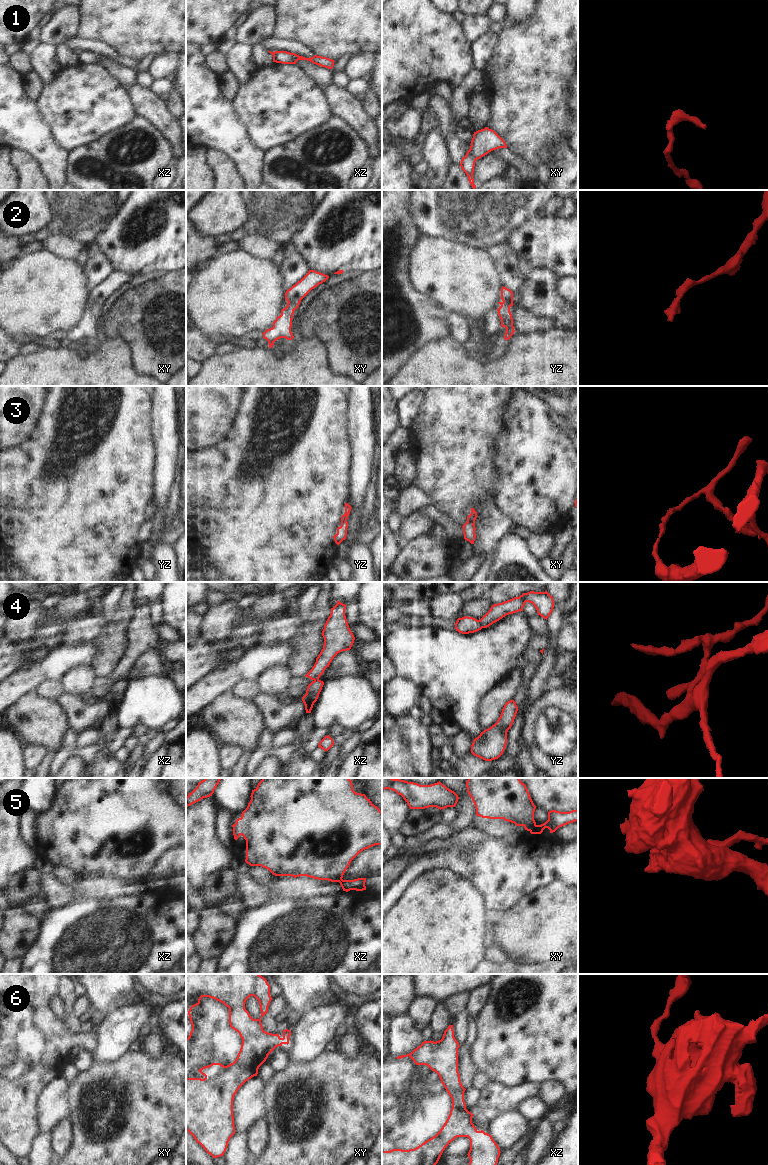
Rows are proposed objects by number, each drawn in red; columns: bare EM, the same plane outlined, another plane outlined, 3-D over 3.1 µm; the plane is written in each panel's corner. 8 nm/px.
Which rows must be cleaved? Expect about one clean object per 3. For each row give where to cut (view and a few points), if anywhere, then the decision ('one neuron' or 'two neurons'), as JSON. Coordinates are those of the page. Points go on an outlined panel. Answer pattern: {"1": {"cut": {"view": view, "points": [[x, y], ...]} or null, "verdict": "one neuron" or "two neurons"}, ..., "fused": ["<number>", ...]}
{"1": {"cut": {"view": "xy", "points": [[469, 149], [476, 159]]}, "verdict": "two neurons"}, "2": {"cut": null, "verdict": "one neuron"}, "3": {"cut": {"view": "xy", "points": [[467, 520], [473, 524]]}, "verdict": "two neurons"}, "4": {"cut": {"view": "yz", "points": [[478, 620], [482, 627]]}, "verdict": "two neurons"}, "5": {"cut": {"view": "xy", "points": [[537, 825], [535, 828], [536, 833]]}, "verdict": "two neurons"}, "6": {"cut": null, "verdict": "one neuron"}, "fused": ["1", "3", "4", "5"]}

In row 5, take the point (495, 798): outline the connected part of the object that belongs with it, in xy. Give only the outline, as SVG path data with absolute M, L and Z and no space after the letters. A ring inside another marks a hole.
M468 778L466 787L475 805L476 816L504 819L537 834L536 806L519 778Z

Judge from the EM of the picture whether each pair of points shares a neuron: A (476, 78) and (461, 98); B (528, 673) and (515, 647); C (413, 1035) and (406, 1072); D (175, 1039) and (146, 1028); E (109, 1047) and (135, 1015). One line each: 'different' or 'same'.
A: same
B: different
C: different
D: different
E: same

